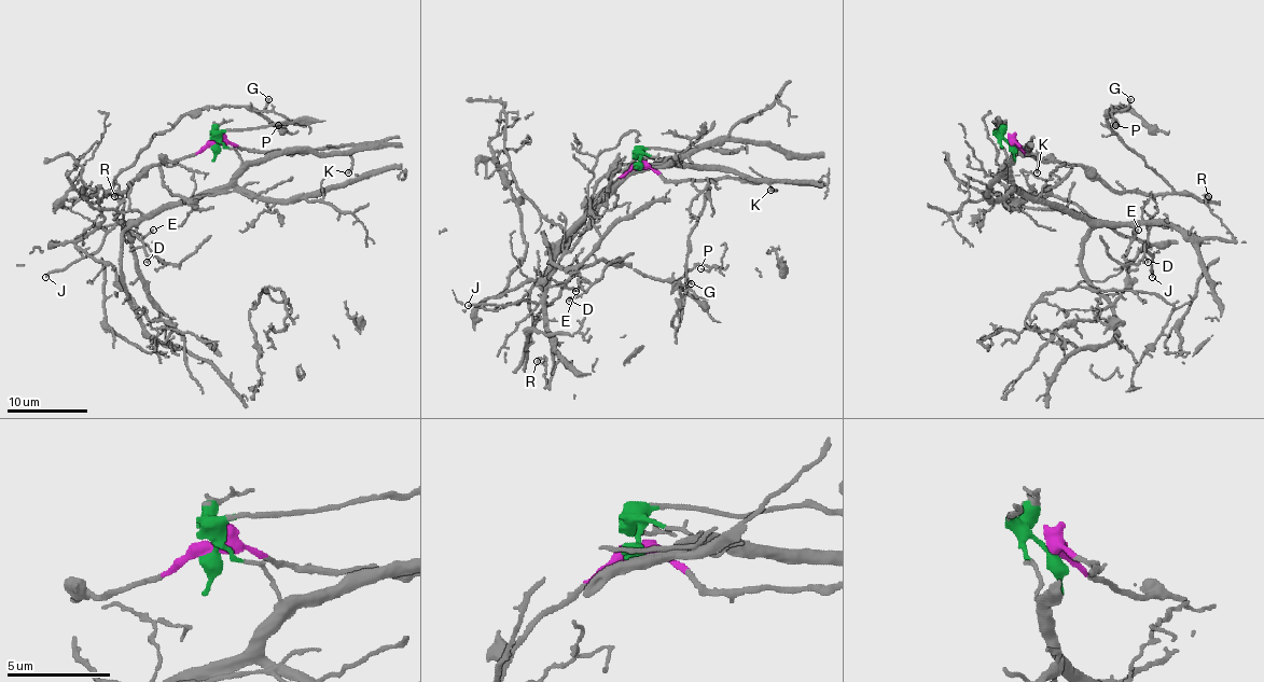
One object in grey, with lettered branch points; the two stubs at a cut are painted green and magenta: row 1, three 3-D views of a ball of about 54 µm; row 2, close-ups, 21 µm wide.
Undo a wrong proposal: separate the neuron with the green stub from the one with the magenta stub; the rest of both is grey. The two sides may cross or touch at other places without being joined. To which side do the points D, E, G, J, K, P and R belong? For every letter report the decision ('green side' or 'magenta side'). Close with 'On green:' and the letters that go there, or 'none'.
D: green side
E: green side
G: magenta side
J: green side
K: green side
P: magenta side
R: green side
On green: D, E, J, K, R

